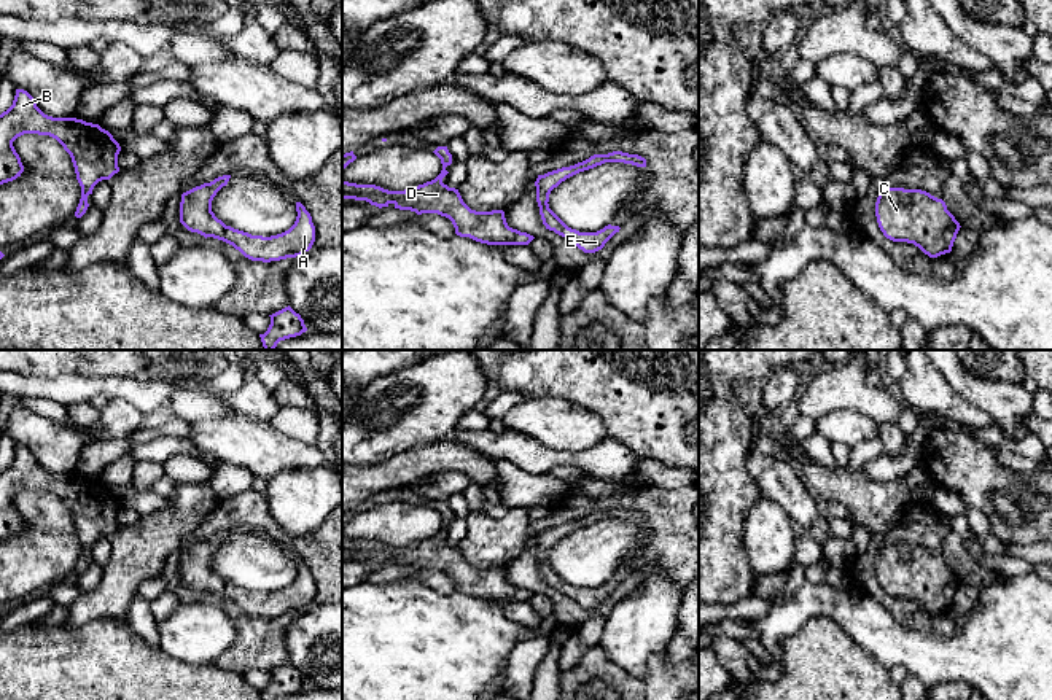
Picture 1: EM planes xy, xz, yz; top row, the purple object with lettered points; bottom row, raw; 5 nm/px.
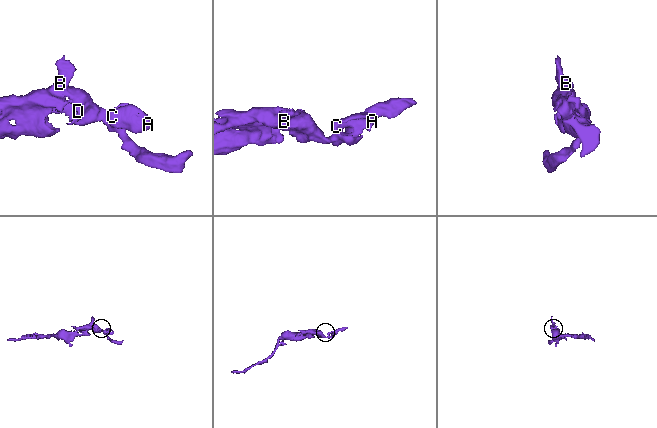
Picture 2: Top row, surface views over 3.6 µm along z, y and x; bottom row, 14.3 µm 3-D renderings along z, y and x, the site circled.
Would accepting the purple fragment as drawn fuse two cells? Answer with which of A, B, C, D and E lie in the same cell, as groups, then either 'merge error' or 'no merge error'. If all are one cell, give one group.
groups A B C D E; no merge error

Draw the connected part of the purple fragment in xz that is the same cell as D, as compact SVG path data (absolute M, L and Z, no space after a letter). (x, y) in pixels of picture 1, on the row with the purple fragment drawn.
M447 146L433 151L442 164L441 173L423 185L404 191L388 191L376 185L357 185L342 178L342 199L366 200L379 208L390 204L417 215L438 213L452 221L455 234L487 245L528 245L535 237L508 226L503 210L476 212L462 199L458 189L449 188L442 178L449 173L452 154Z

